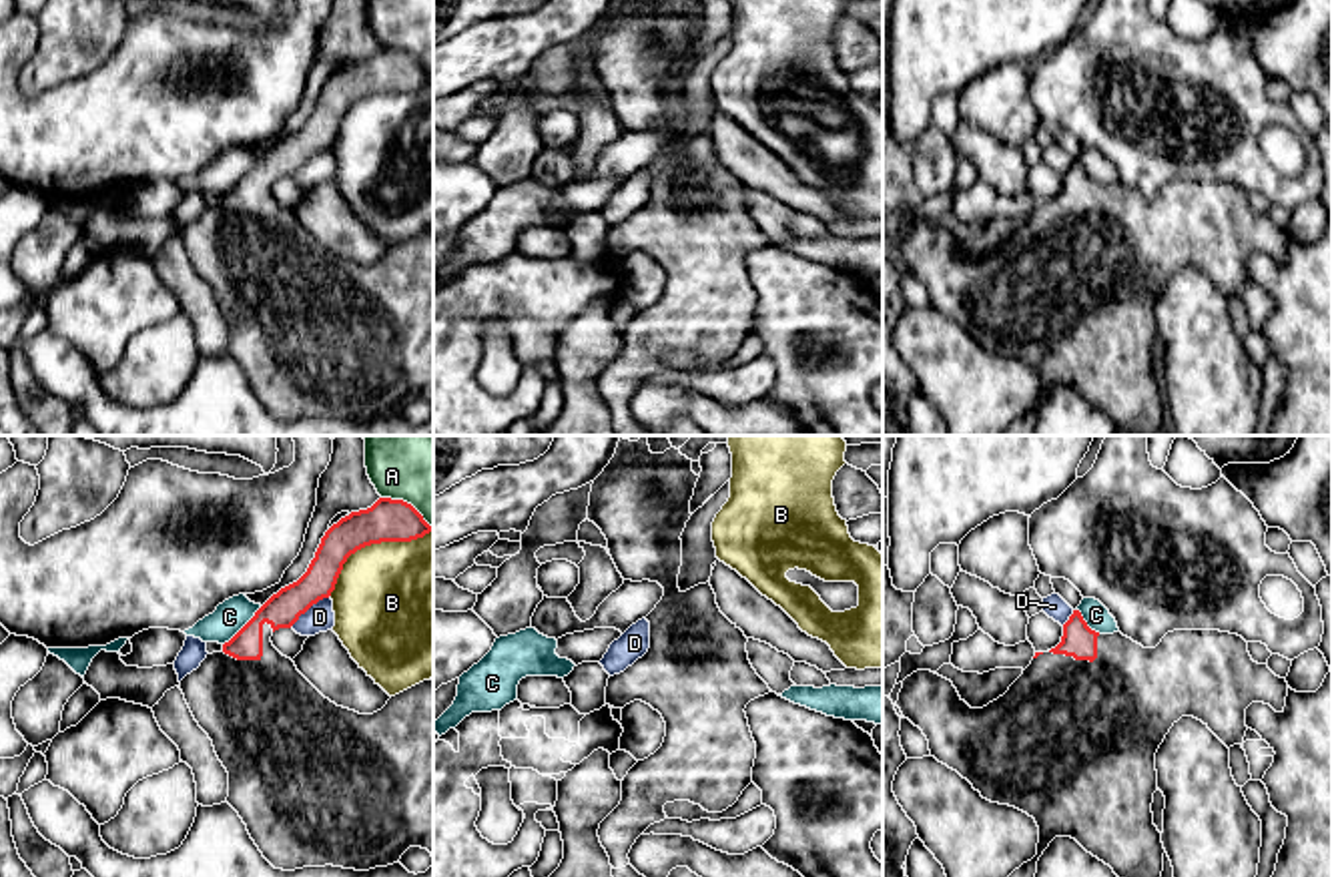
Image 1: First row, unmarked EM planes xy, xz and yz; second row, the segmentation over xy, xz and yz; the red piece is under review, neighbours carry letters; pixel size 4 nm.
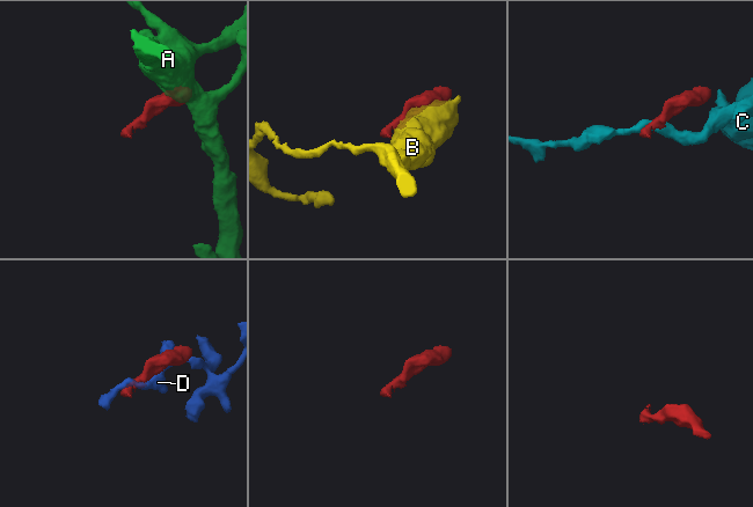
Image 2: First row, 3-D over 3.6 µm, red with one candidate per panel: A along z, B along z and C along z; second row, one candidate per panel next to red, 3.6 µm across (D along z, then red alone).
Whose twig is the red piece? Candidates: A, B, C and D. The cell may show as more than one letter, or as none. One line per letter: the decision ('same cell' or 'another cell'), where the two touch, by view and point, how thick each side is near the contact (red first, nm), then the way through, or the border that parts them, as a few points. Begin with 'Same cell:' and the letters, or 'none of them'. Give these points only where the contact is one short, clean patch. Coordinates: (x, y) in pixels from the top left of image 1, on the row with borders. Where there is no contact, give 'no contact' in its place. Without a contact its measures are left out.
Same cell: none of them
A: another cell; contact xy (406, 502); calibres 180 and 500 nm
B: another cell; contact xy (372, 542); calibres 180 and 480 nm
C: another cell; contact xy (243, 627); calibres 140 and 130 nm; border xy (261, 607), (223, 645)
D: another cell; contact xy (309, 607); calibres 140 and 110 nm

